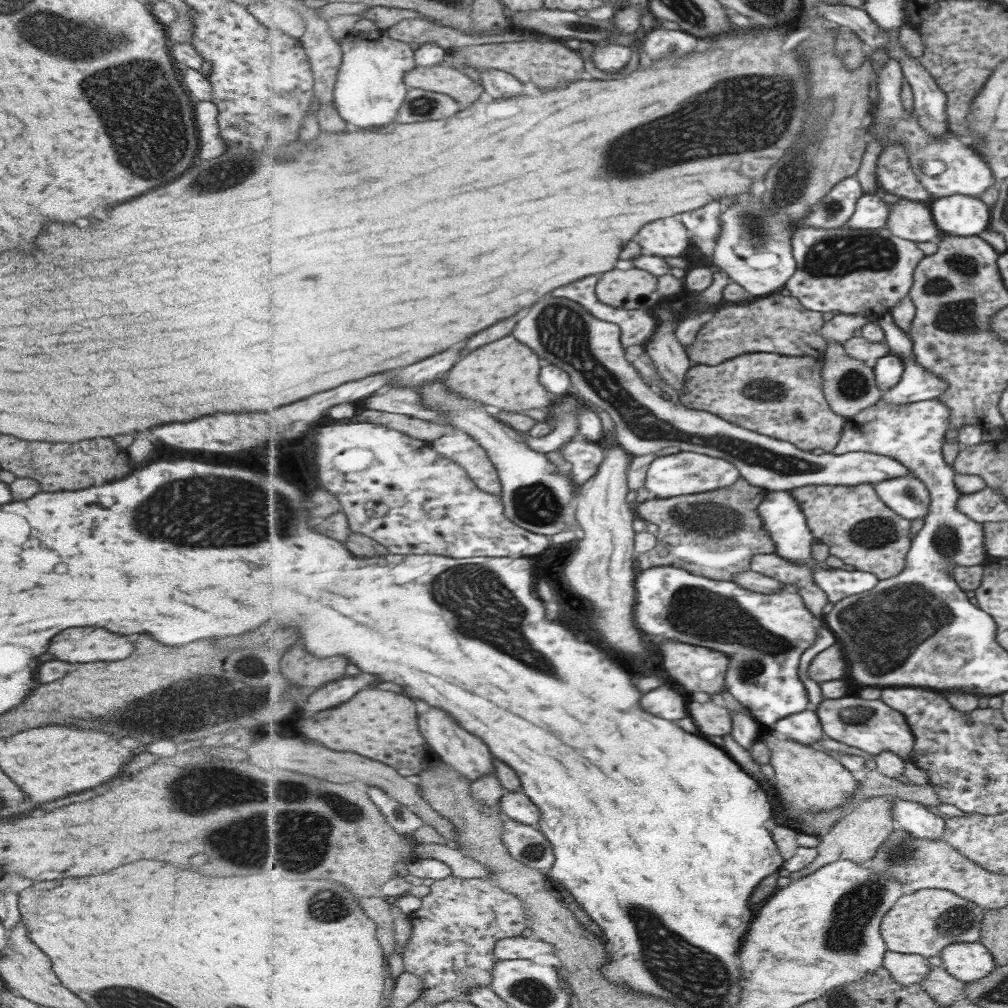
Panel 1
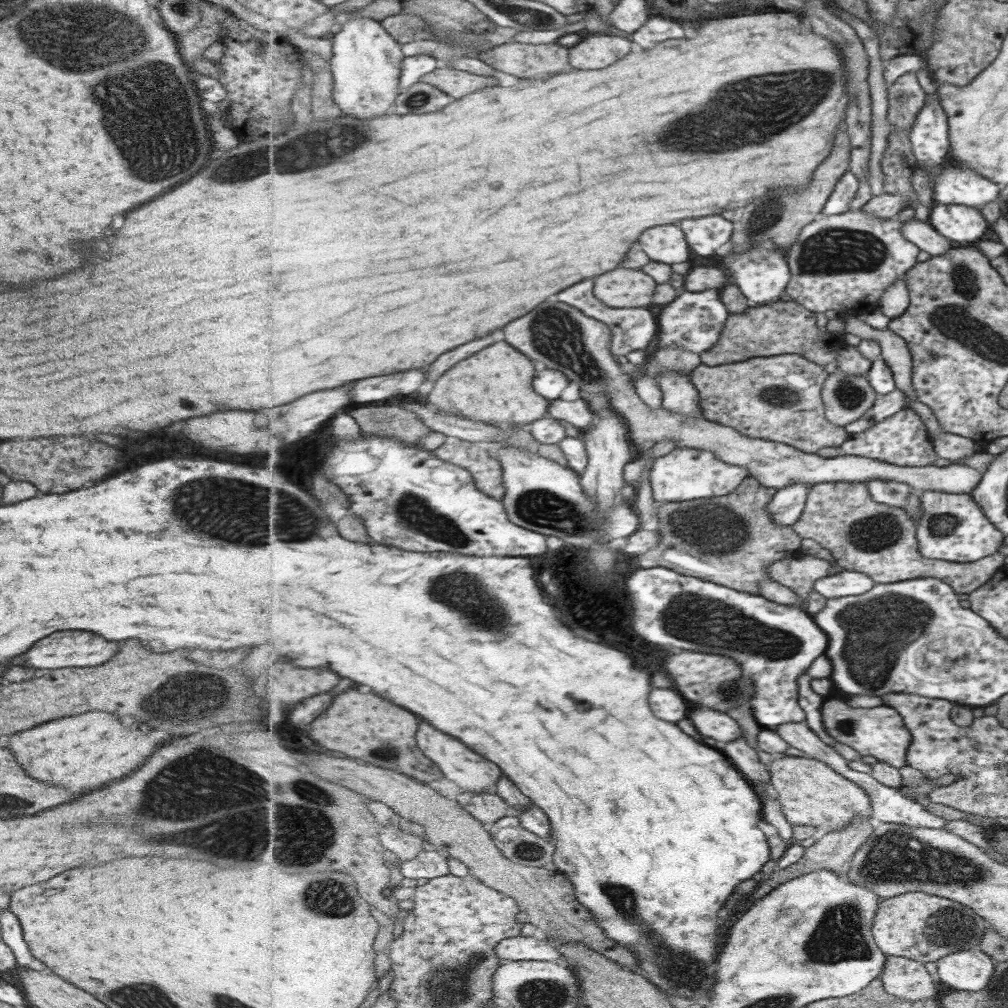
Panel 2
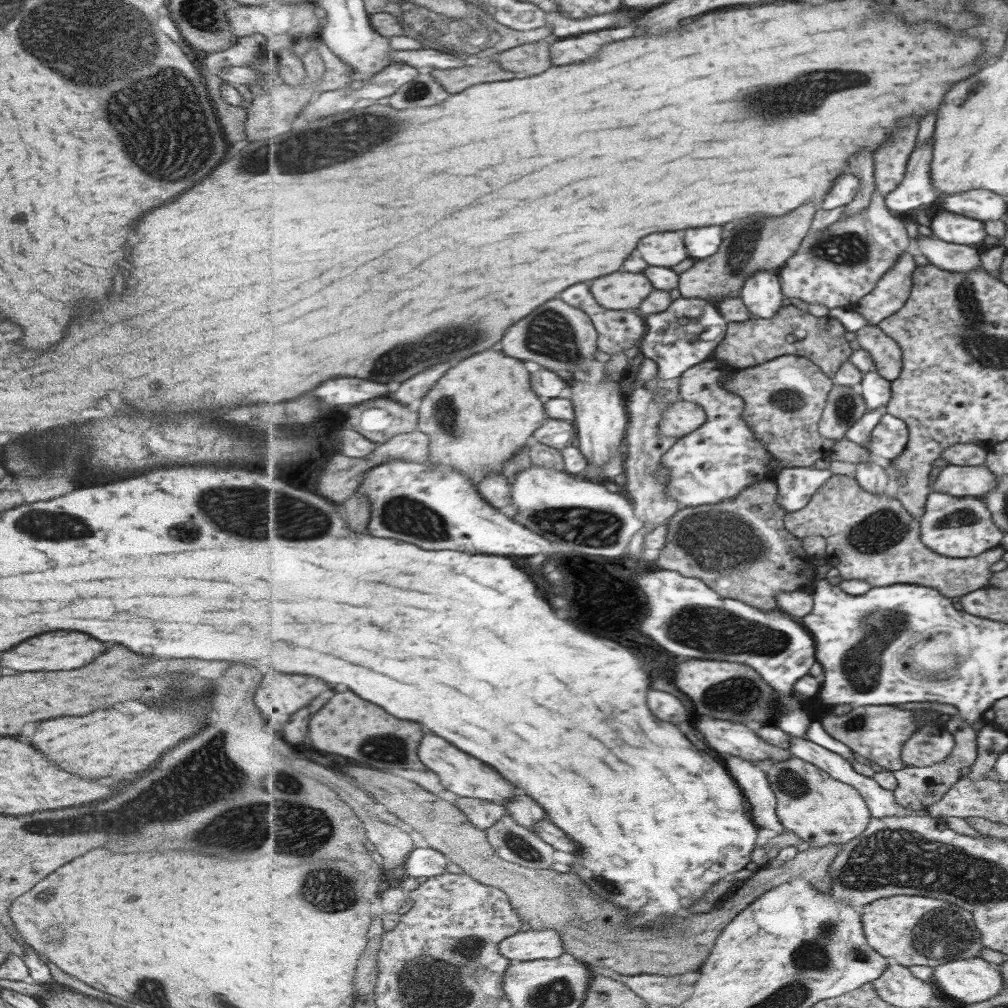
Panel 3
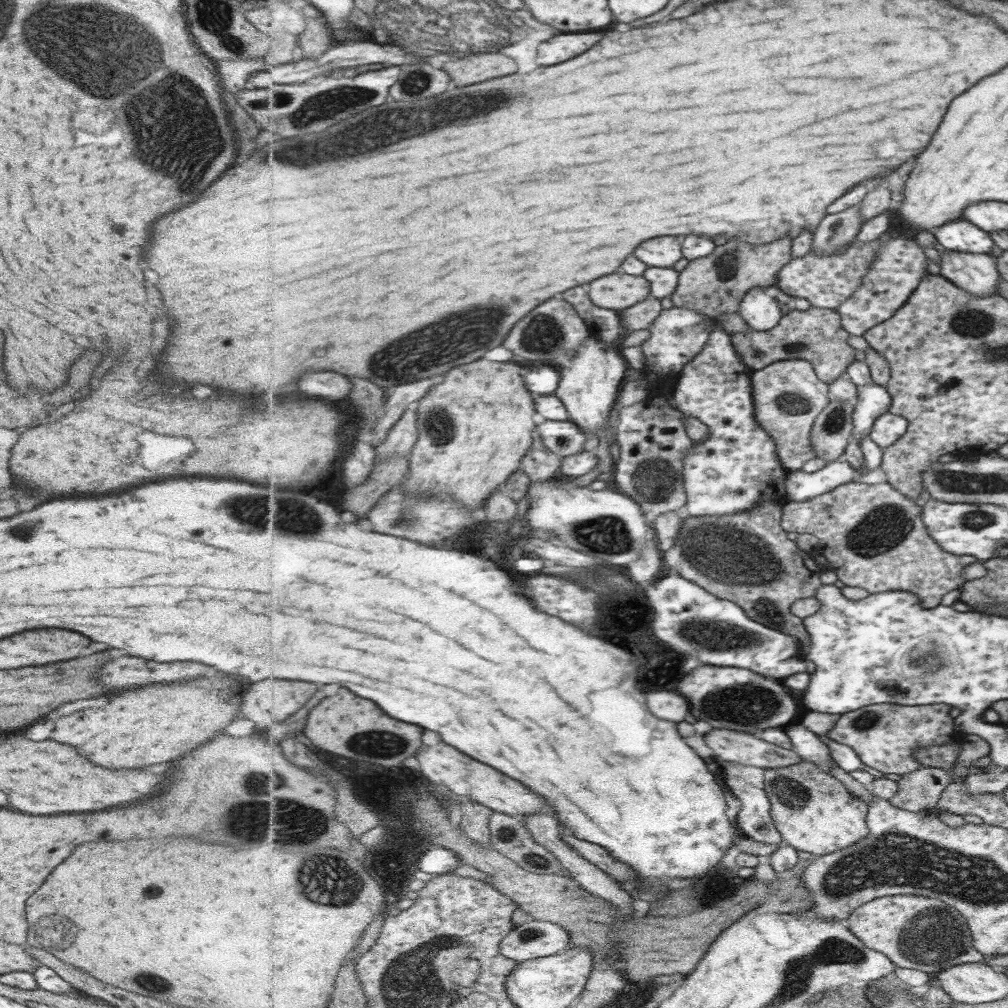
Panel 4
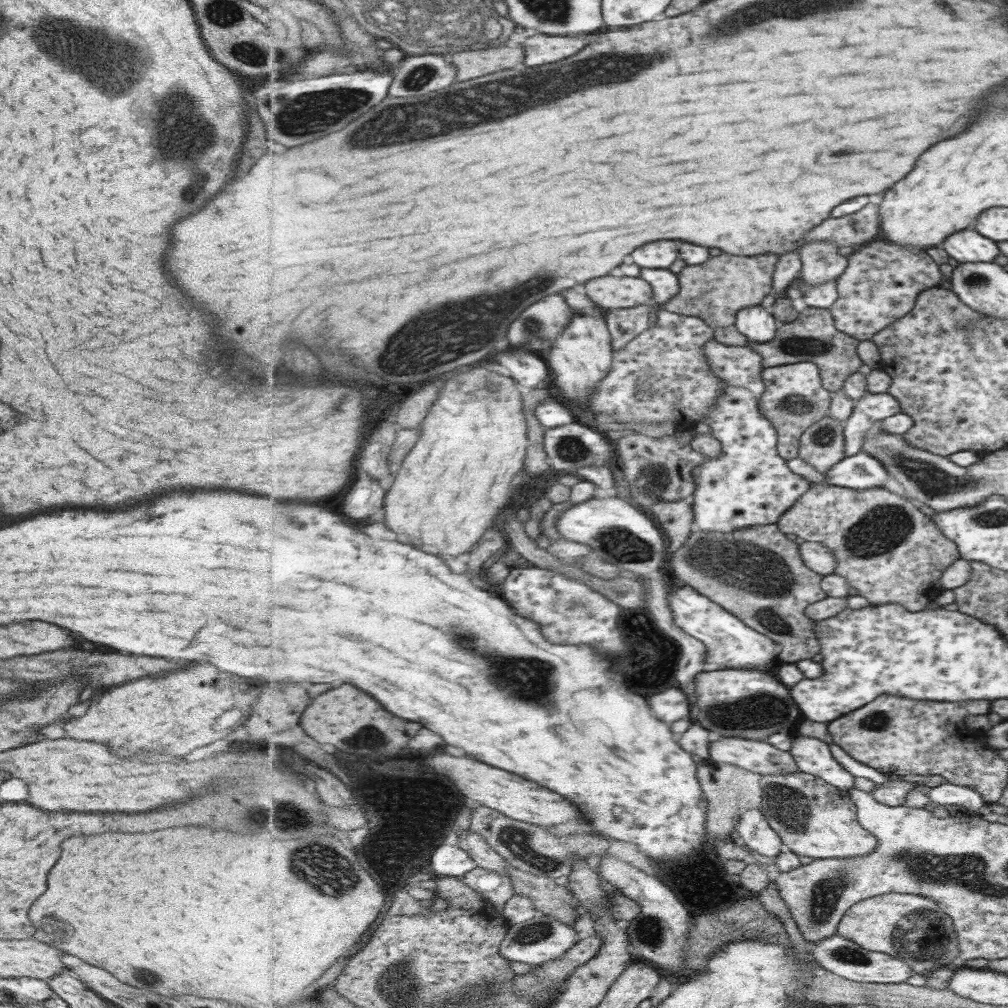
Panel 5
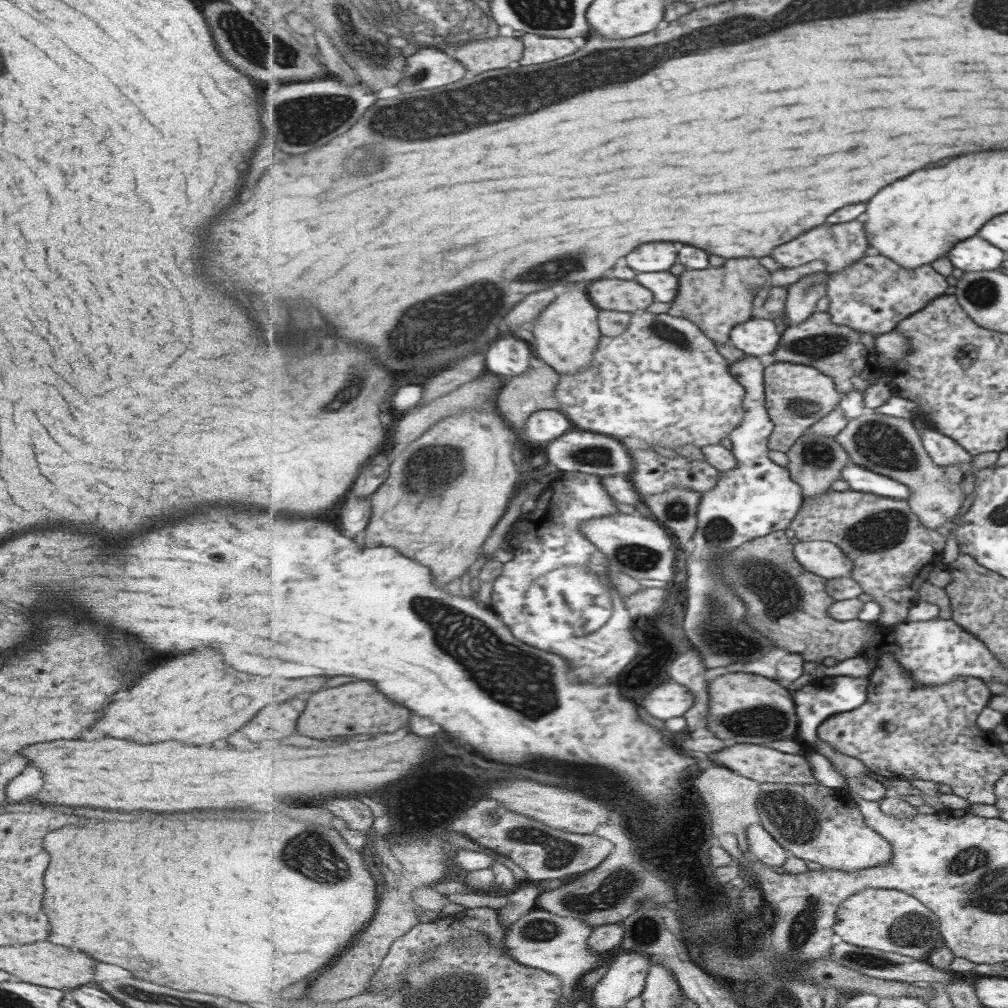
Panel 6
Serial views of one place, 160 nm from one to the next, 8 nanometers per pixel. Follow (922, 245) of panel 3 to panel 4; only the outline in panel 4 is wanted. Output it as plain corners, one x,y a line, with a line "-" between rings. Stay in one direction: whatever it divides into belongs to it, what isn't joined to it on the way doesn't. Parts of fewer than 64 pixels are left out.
943,250
939,254
939,275
975,297
997,293
999,274
995,258
988,254

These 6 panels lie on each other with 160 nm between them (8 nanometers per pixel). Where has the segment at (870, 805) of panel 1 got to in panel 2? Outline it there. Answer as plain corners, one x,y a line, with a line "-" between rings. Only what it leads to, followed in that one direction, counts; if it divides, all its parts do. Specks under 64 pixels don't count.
865,817
863,820
855,820
853,824
847,825
843,830
837,832
829,832
824,837
821,837
811,847
806,848
804,857
789,868
773,871
765,881
760,881
758,889
753,892
749,898
751,902
765,898
770,892
773,892
778,886
785,884
787,880
794,879
795,877
802,877
804,874
811,874
812,872
829,869
835,871
837,874
847,875
851,870
851,865
857,851
869,841
869,838
875,832
876,822
872,817

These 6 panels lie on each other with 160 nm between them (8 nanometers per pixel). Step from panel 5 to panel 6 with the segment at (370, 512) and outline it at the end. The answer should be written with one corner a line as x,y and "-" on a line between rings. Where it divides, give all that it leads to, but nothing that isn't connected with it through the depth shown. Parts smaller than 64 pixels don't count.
348,497
341,512
341,530
347,536
355,536
370,526
372,519
371,497

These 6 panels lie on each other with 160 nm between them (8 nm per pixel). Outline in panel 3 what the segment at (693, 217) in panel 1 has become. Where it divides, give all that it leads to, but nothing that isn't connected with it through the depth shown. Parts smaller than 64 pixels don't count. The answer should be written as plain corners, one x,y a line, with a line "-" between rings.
703,226
703,228
685,230
690,257
699,260
717,254
723,242
723,232
725,232
723,226

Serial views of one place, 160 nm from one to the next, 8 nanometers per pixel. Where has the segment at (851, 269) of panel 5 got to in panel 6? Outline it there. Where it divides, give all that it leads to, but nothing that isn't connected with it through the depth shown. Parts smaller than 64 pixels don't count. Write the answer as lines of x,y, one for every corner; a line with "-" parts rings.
870,252
859,262
844,268
844,271
829,276
828,313
835,323
859,332
877,336
889,333
903,319
917,313
935,297
939,297
939,294
943,294
943,290
947,288
943,278
931,265
908,269
887,256

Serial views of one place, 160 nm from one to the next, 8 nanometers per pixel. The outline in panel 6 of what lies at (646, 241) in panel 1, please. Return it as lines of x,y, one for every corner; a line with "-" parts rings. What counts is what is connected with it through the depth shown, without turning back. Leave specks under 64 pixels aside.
651,242
639,246
633,254
627,256
627,264
639,272
663,272
675,266
681,242

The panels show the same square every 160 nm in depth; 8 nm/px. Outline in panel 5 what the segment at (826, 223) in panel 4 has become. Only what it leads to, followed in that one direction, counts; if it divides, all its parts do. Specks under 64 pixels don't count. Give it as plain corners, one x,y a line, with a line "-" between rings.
833,242
805,244
800,256
804,265
799,278
811,288
838,279
849,264
849,257
841,256
839,246

